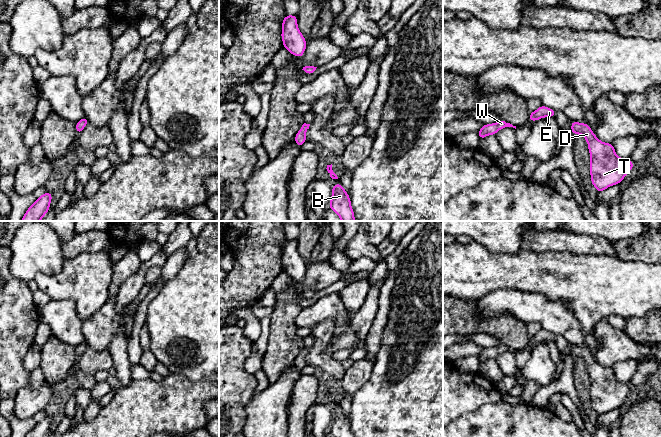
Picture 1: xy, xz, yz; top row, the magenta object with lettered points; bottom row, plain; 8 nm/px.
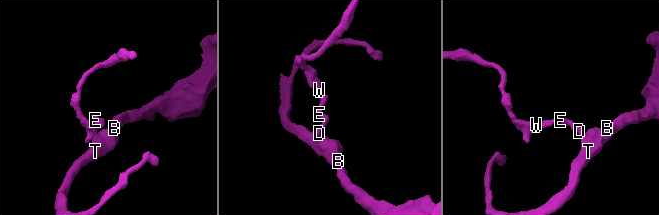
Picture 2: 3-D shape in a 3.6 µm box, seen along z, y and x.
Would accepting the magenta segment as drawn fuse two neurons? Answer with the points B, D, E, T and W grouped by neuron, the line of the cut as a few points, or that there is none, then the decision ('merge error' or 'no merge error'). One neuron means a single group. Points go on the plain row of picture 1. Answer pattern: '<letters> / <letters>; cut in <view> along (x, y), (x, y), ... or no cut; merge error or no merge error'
B D E T W; no cut; no merge error

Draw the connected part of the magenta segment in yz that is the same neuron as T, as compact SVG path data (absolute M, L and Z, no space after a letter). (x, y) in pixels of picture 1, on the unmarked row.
M571 345L571 356L582 359L590 376L591 407L601 417L610 410L620 408L634 392L632 384L616 379L613 367L600 365L587 347Z

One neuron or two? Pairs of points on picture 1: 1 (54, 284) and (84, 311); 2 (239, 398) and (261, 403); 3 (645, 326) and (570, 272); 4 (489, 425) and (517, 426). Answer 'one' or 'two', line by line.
1: one
2: two
3: two
4: one

